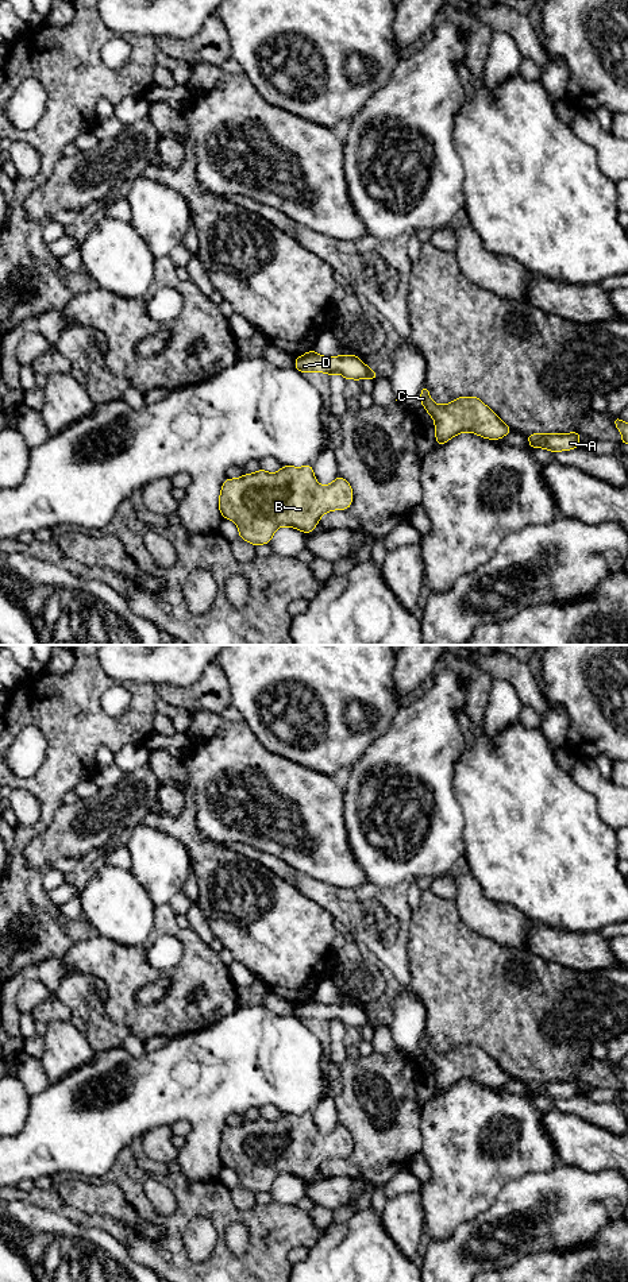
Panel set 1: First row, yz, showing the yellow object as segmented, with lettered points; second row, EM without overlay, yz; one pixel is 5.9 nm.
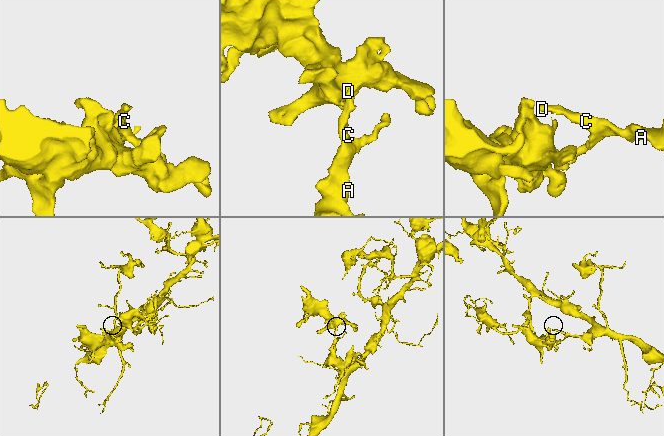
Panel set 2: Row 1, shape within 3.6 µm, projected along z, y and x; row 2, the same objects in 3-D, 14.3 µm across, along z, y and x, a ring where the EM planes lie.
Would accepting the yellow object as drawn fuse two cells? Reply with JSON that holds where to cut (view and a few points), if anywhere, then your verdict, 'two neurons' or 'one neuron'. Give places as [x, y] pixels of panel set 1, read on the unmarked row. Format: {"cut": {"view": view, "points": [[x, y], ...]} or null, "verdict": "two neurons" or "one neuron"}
{"cut": {"view": "yz", "points": [[328, 1019], [334, 1020]]}, "verdict": "two neurons"}

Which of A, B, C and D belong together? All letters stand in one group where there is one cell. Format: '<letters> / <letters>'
A C D / B

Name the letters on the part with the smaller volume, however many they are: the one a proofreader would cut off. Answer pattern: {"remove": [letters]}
{"remove": ["B"]}

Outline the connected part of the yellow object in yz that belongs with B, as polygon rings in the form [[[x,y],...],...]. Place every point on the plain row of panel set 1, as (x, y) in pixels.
[[[312,1112],[305,1115],[282,1113],[276,1121],[269,1121],[263,1116],[254,1121],[246,1121],[238,1127],[227,1125],[219,1144],[221,1165],[232,1167],[239,1185],[254,1194],[270,1192],[274,1179],[280,1174],[292,1174],[309,1182],[323,1162],[331,1158],[346,1158],[352,1150],[352,1136],[350,1131],[336,1124],[336,1127],[323,1135],[313,1123]]]

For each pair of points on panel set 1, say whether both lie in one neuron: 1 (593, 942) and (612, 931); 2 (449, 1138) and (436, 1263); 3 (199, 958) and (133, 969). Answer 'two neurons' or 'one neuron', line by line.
1: two neurons
2: two neurons
3: one neuron

